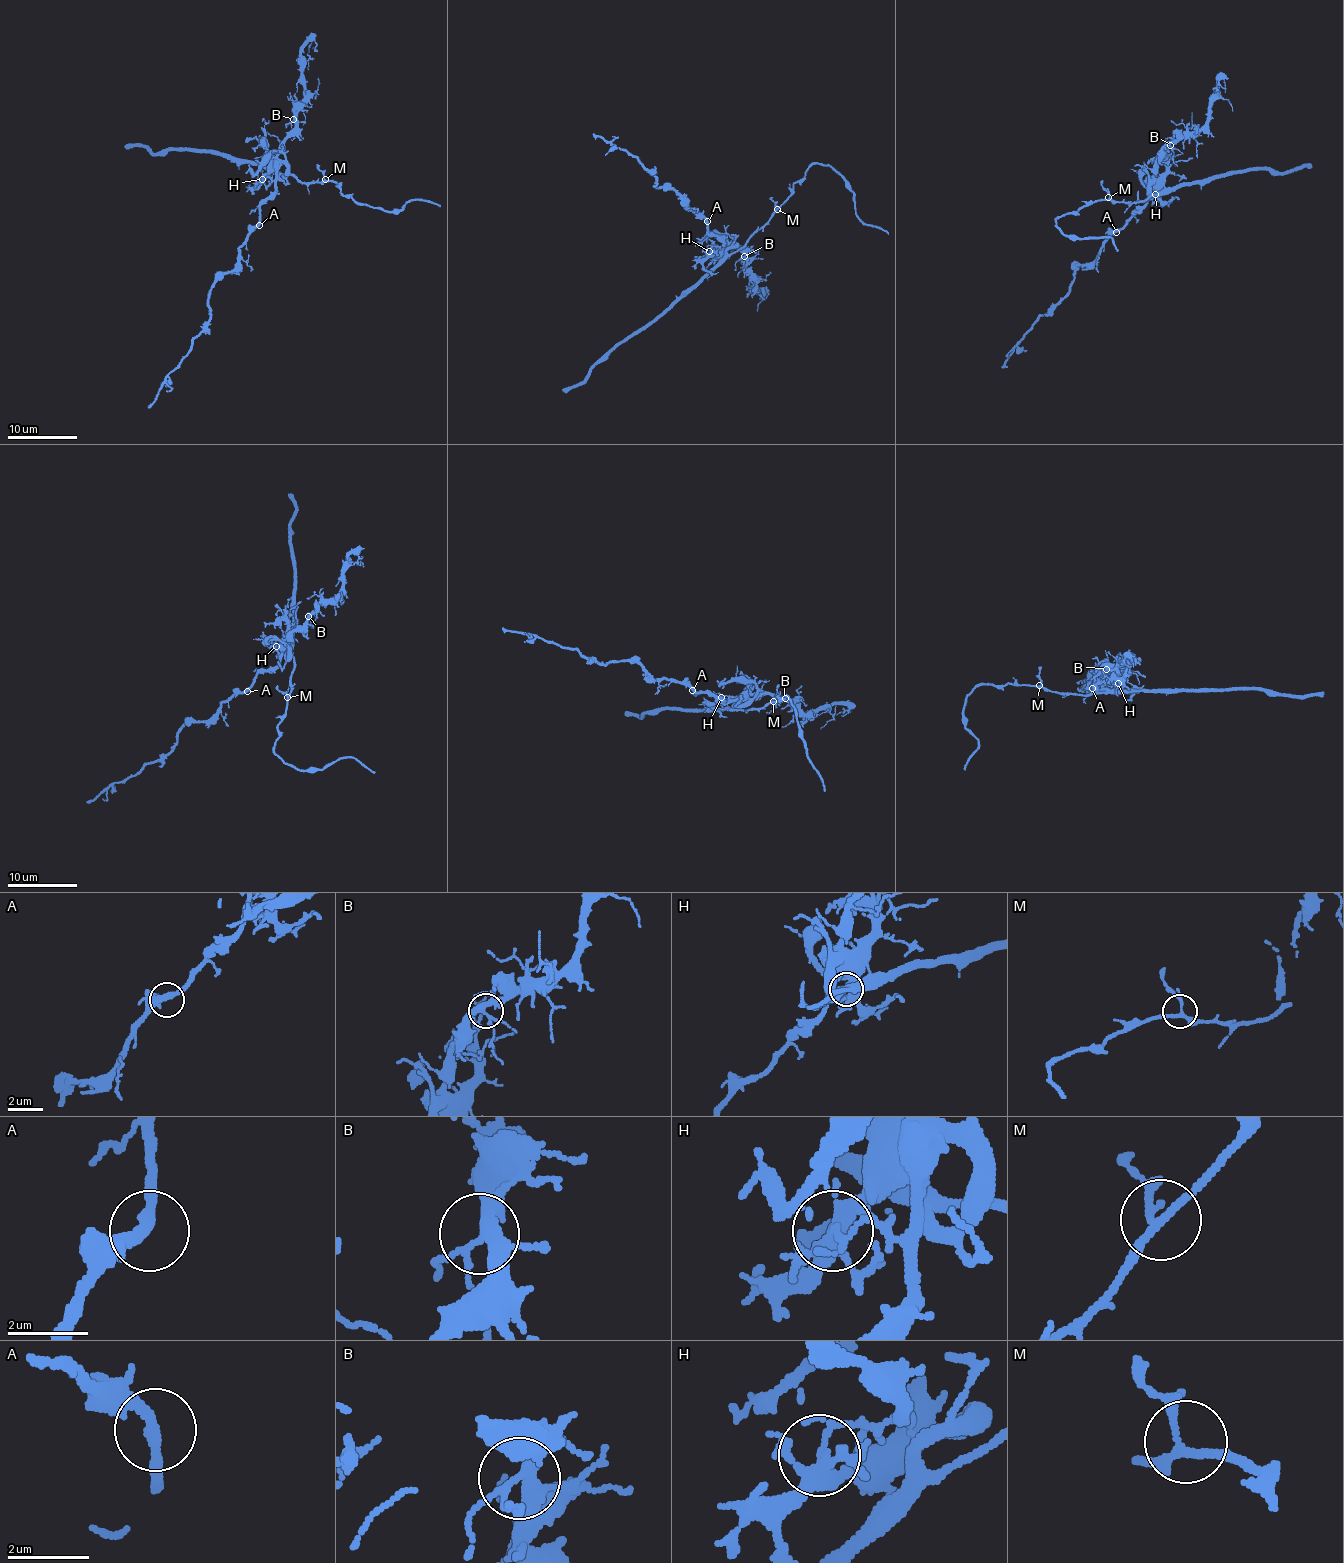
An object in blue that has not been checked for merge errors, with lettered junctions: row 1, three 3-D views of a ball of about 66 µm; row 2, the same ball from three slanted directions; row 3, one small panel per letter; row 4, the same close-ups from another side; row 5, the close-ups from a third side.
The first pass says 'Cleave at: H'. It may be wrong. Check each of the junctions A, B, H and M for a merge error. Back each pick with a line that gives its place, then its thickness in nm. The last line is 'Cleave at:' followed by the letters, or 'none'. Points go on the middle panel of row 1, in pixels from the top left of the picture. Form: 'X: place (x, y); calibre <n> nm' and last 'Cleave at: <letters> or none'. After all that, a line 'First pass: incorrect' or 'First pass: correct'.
H: place (709, 251); calibre 340 nm
Cleave at: H
First pass: correct

